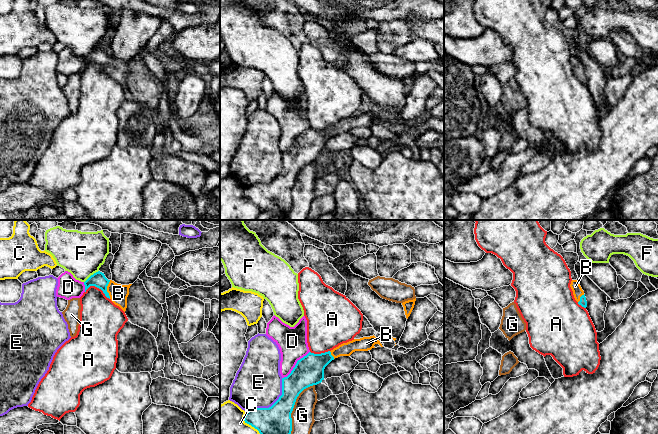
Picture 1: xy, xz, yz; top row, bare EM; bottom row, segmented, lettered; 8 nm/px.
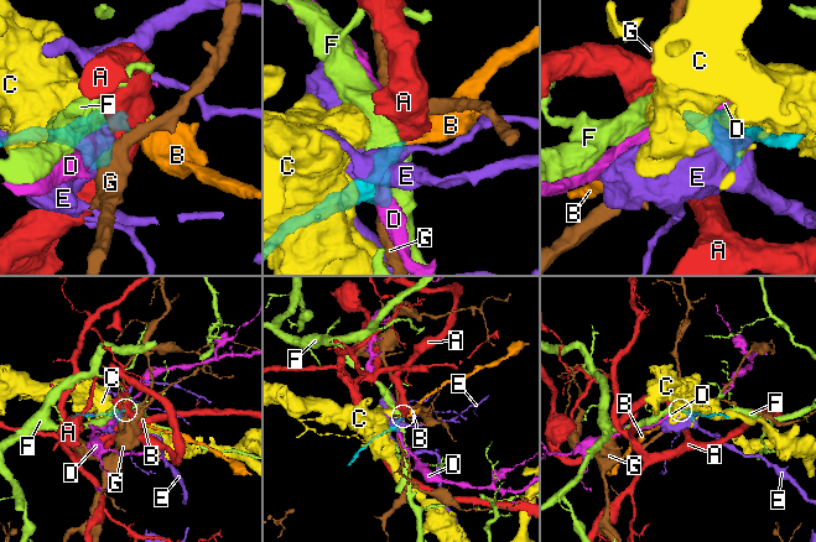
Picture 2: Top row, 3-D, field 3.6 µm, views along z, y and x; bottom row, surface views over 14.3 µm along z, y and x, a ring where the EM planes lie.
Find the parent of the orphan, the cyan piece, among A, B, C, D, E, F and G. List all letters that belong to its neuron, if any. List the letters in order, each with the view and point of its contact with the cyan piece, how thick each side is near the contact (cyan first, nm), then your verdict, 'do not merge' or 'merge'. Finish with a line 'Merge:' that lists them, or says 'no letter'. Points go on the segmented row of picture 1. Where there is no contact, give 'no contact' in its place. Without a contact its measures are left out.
A: meets cyan in xy at (98, 287); 120 nm thick on the cyan side, 320 nm on the other; do not merge
B: meets cyan in xy at (106, 289); 120 nm thick on the cyan side, 150 nm on the other; merge
C: meets cyan in xz at (248, 423); 220 nm thick on the cyan side, 260 nm on the other; do not merge
D: meets cyan in xz at (295, 365); 240 nm thick on the cyan side, 240 nm on the other; do not merge
E: meets cyan in xz at (273, 404); 220 nm thick on the cyan side, 380 nm on the other; do not merge
F: meets cyan in xy at (91, 275); 120 nm thick on the cyan side, 360 nm on the other; do not merge
G: meets cyan in xz at (293, 406); 220 nm thick on the cyan side, 180 nm on the other; do not merge
Merge: B

